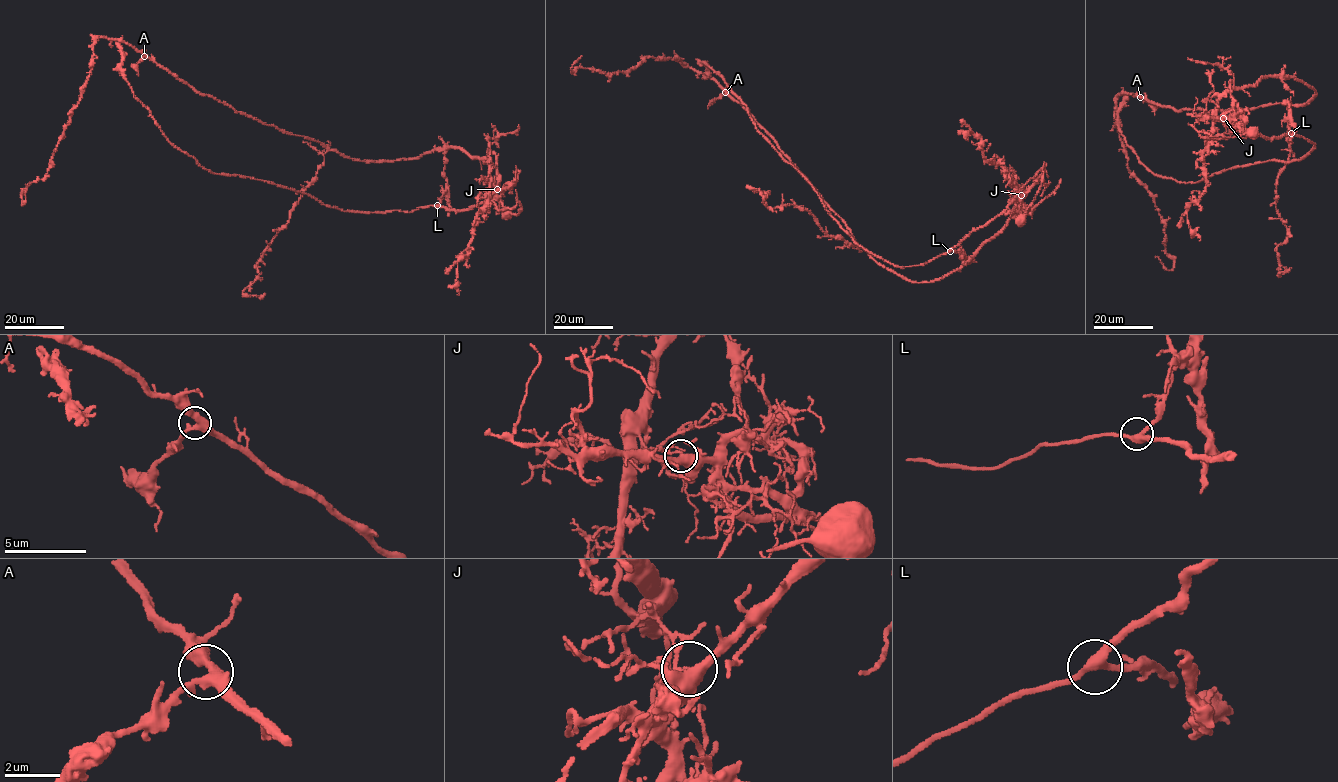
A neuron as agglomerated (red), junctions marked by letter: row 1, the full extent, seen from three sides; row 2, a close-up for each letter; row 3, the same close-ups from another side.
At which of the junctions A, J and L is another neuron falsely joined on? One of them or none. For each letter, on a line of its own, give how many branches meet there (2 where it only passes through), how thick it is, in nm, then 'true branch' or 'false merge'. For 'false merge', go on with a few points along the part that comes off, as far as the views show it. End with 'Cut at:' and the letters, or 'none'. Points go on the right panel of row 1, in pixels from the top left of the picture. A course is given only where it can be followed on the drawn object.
A: branches 3; calibre 380 nm; true branch
J: branches 3; calibre 320 nm; false merge; course (1223, 118), (1315, 146), (1301, 159), (1195, 182), (1158, 176), (1120, 130), (1127, 94)
L: branches 3; calibre 320 nm; true branch
Cut at: J

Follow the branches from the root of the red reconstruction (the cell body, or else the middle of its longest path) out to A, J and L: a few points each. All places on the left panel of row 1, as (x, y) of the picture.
A: (506, 212), (517, 215), (521, 205), (497, 208), (485, 159), (452, 147), (348, 158), (199, 93), (144, 56)
J: (506, 212), (517, 215), (521, 205), (517, 202), (515, 208), (499, 211), (493, 200), (497, 189)
L: (506, 212), (517, 215), (521, 211), (519, 202), (515, 208), (499, 211), (492, 201), (456, 211), (437, 205)

